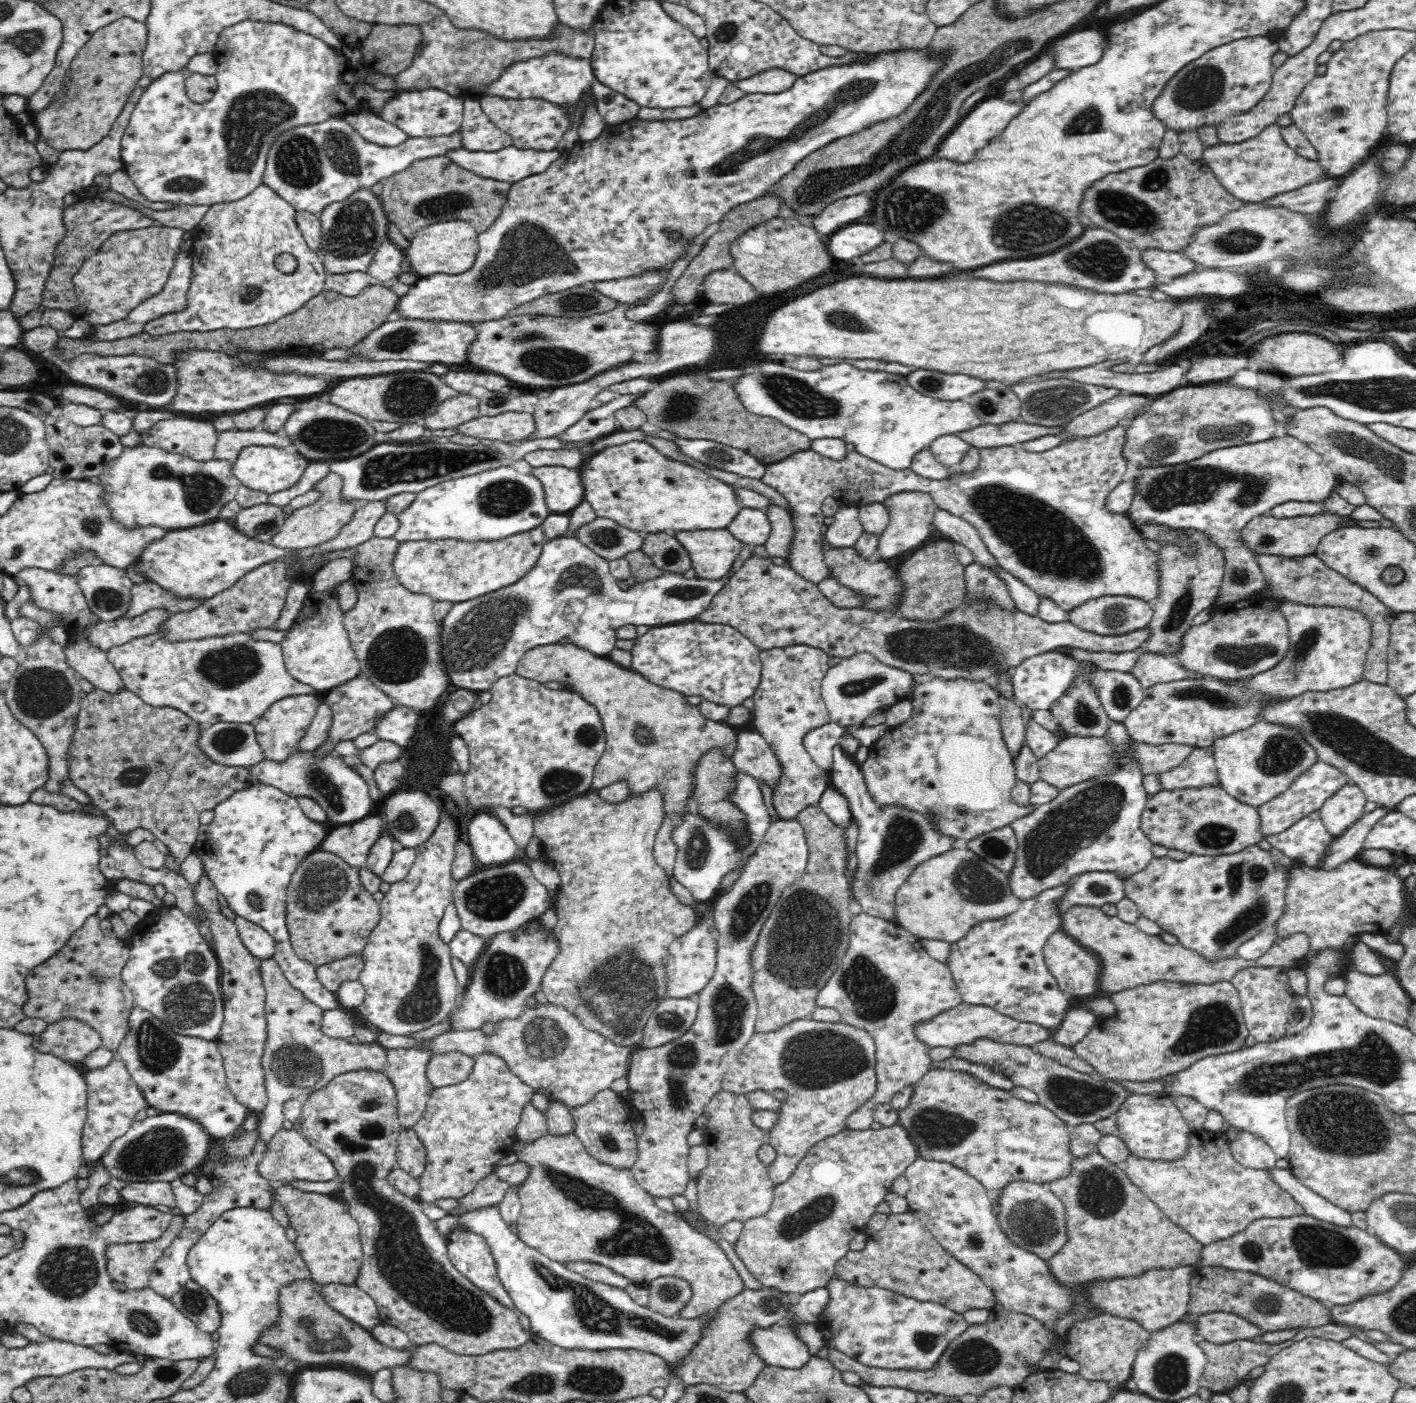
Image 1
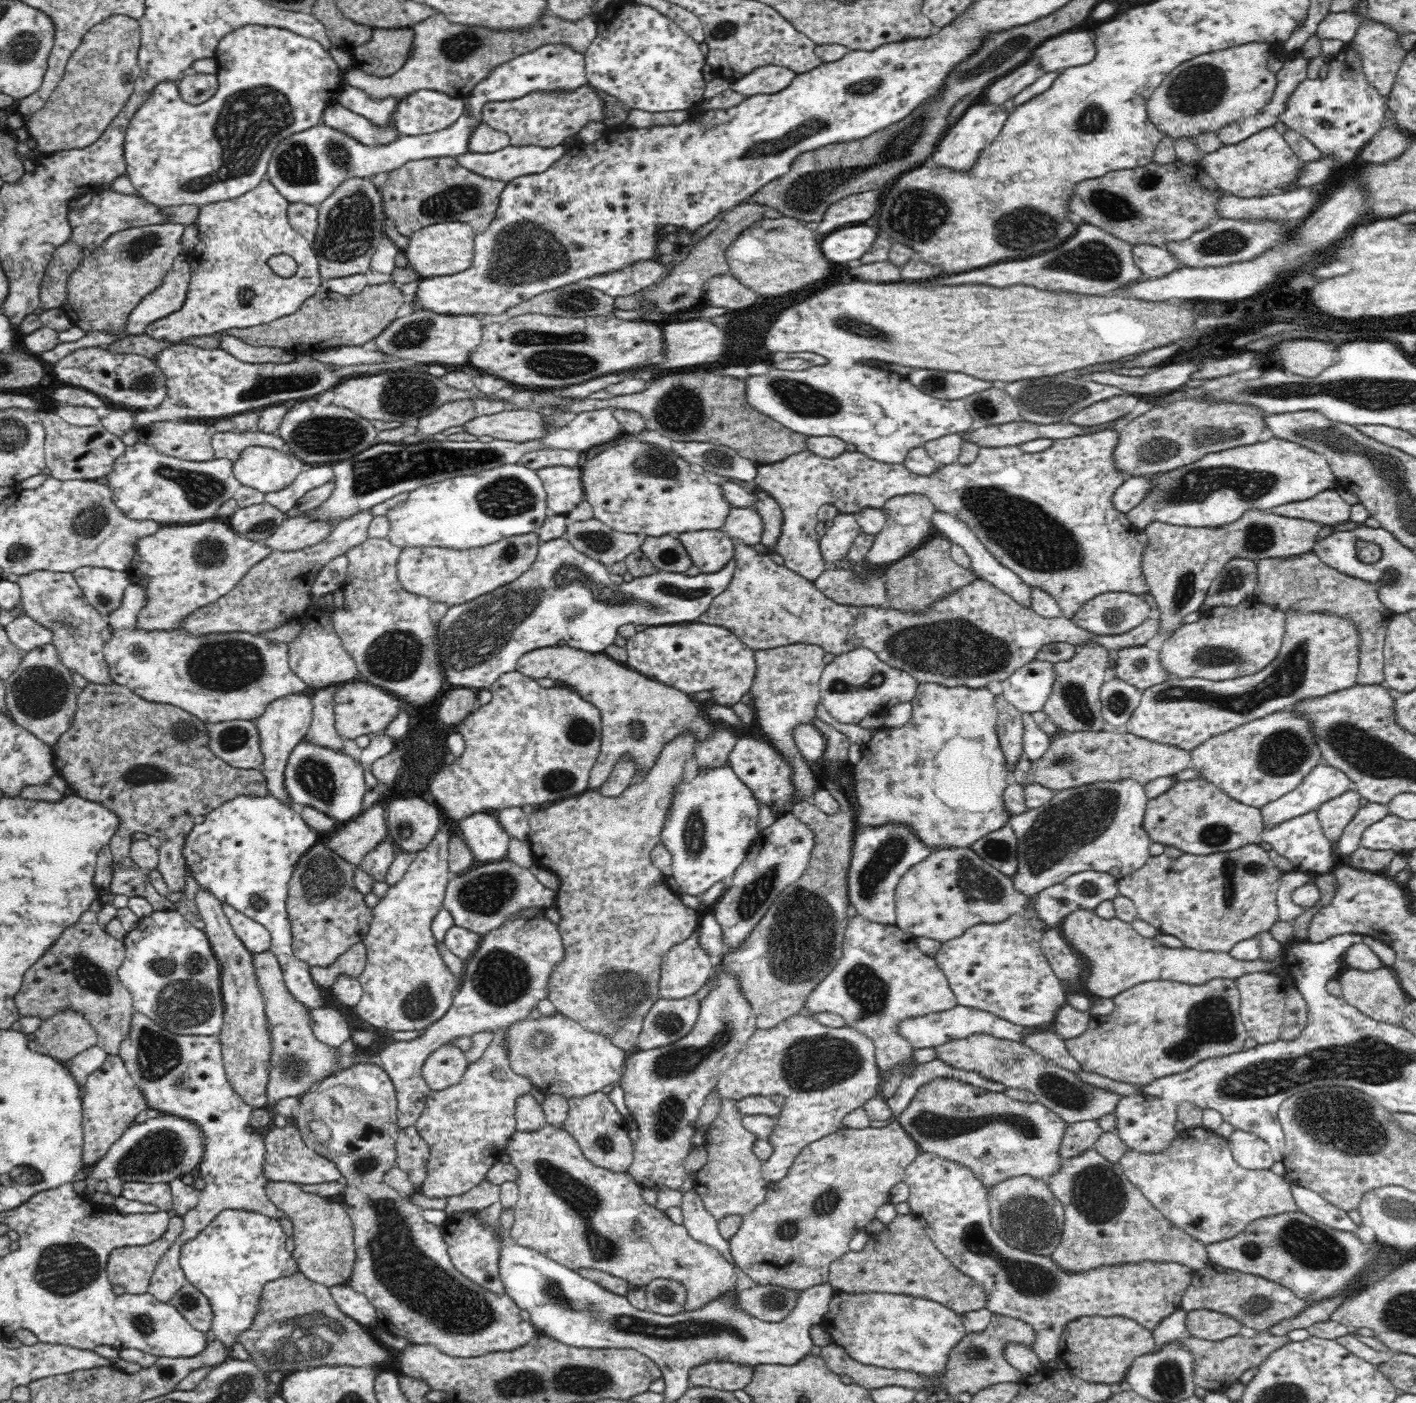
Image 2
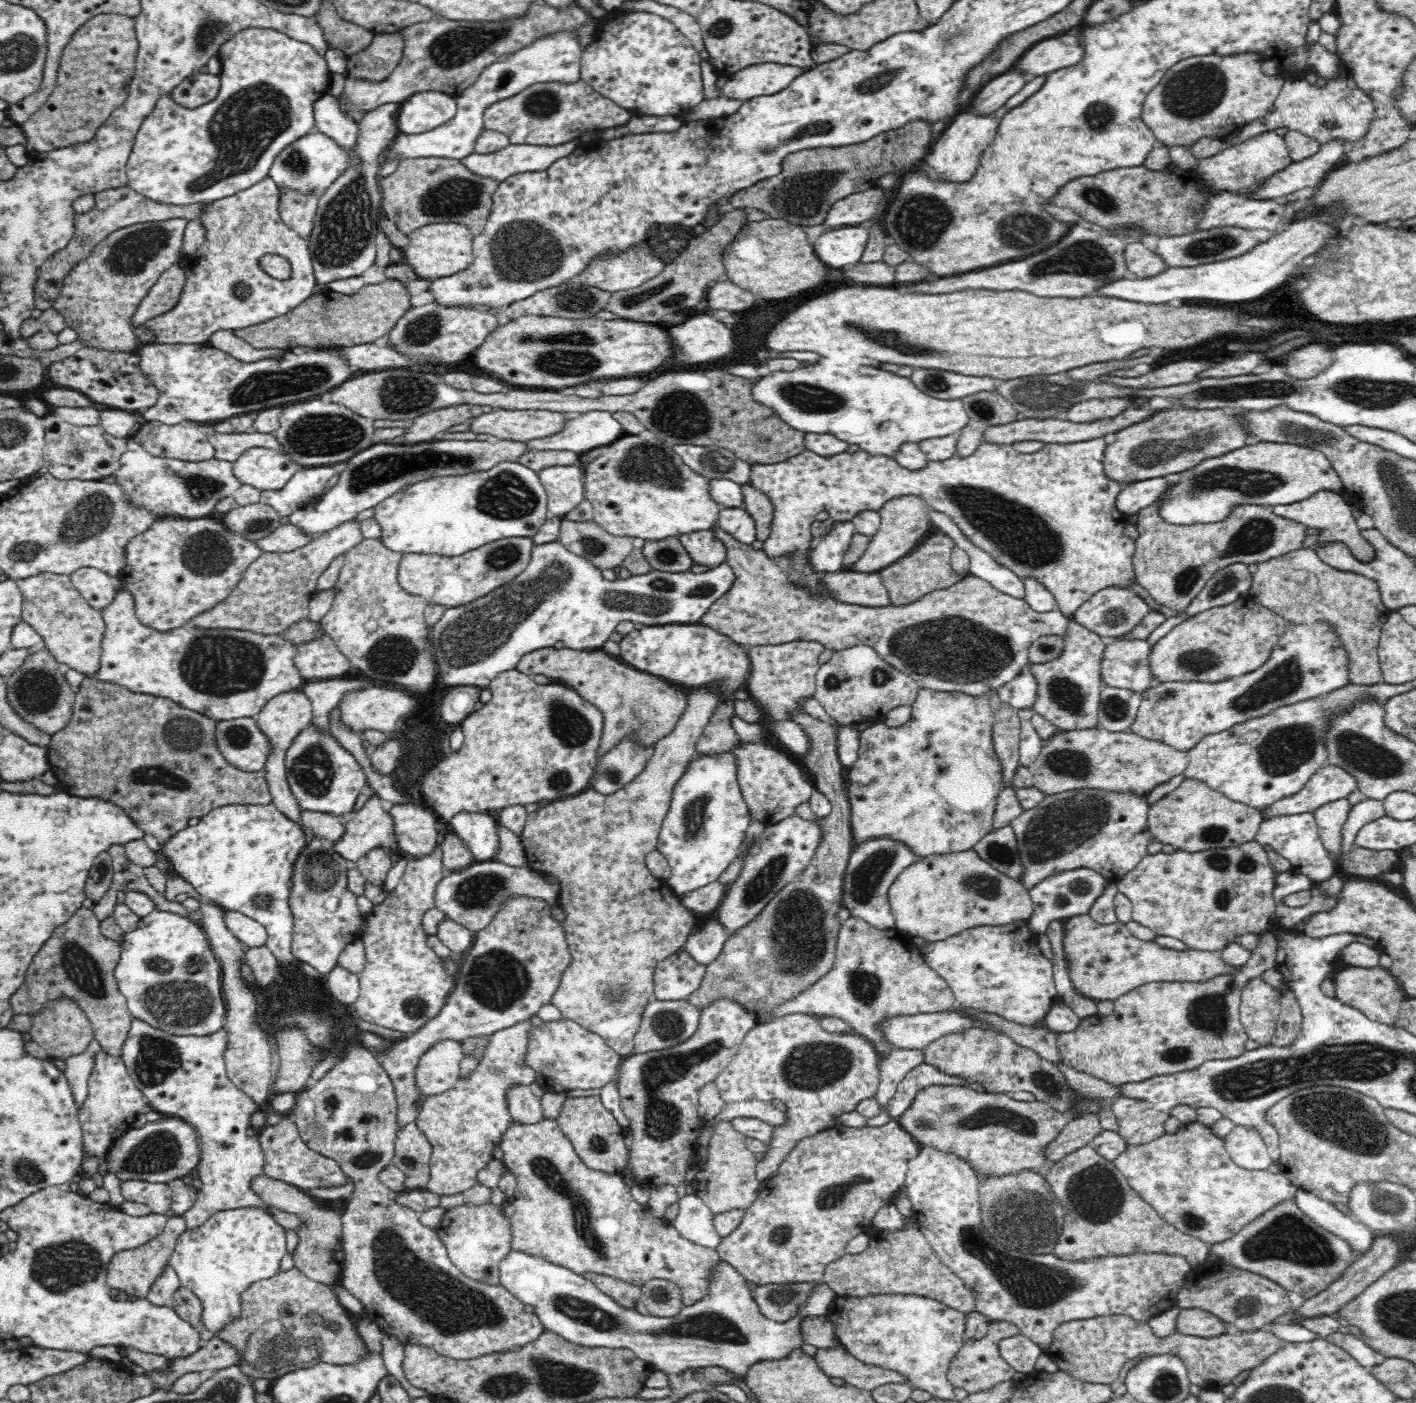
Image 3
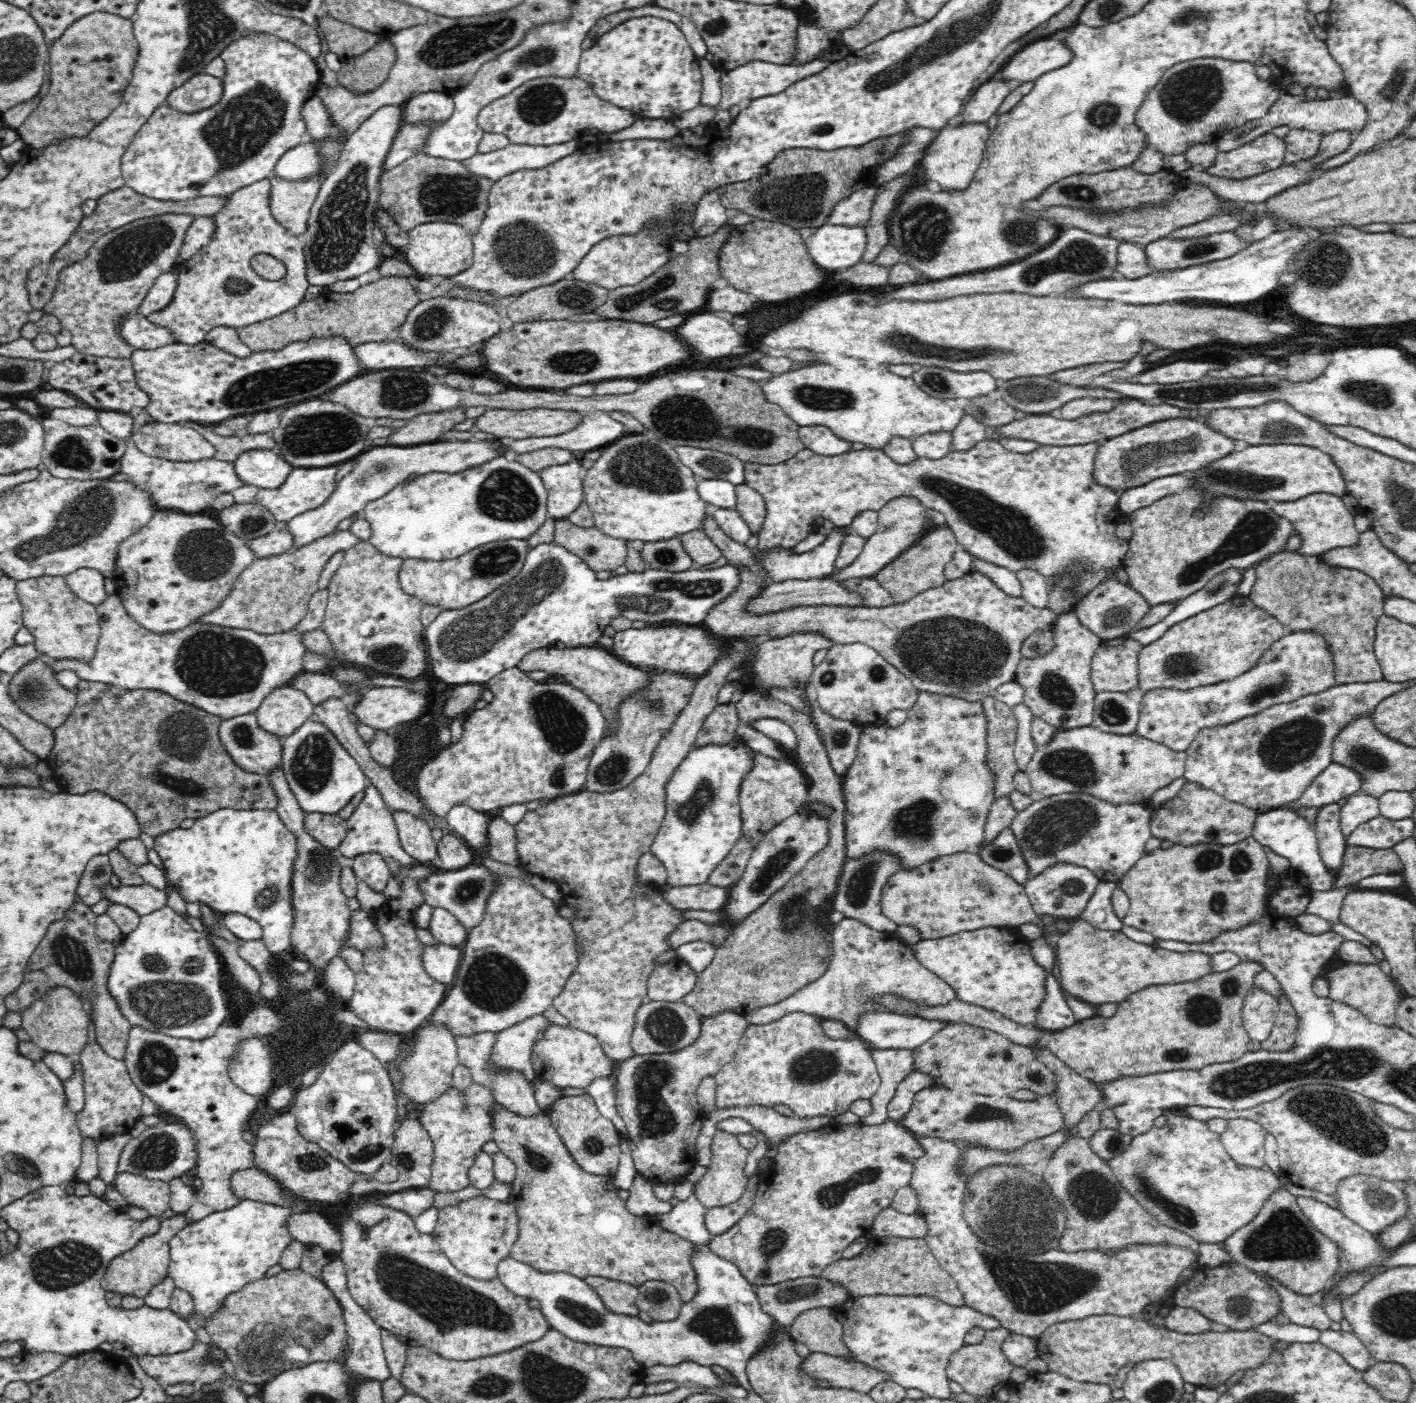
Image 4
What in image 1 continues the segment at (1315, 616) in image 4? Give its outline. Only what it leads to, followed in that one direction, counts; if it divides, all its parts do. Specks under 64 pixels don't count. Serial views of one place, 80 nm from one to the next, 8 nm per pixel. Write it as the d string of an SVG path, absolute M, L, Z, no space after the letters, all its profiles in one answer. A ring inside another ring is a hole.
M1254 552L1254 558L1265 574L1266 581L1272 585L1272 592L1259 592L1259 595L1272 596L1282 602L1291 600L1308 606L1345 606L1363 612L1372 621L1373 634L1363 668L1363 679L1376 684L1387 684L1390 627L1397 613L1358 584L1328 568L1315 554L1292 558Z

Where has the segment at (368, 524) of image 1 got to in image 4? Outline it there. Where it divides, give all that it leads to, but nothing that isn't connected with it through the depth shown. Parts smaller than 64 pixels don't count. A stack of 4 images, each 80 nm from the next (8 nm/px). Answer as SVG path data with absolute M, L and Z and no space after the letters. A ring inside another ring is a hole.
M350 529L334 530L306 546L268 557L257 558L236 580L230 594L218 608L200 616L202 624L248 629L260 634L276 634L292 630L307 613L310 597L318 590L321 572L330 557L360 542Z

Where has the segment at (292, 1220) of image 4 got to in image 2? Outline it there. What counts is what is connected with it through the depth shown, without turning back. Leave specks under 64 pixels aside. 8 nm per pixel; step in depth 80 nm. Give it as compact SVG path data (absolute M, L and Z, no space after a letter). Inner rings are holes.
M135 1011L132 1014L130 1030L127 1037L119 1046L119 1058L125 1063L127 1072L138 1084L149 1108L159 1110L161 1113L174 1114L192 1121L201 1128L205 1137L205 1151L200 1166L201 1177L206 1181L206 1187L201 1190L200 1202L194 1210L183 1214L183 1229L172 1246L167 1248L163 1256L156 1262L154 1272L149 1280L148 1292L153 1294L160 1302L169 1302L188 1279L180 1266L180 1257L183 1244L196 1238L206 1226L220 1214L228 1209L254 1211L272 1218L282 1218L280 1211L268 1198L267 1184L269 1180L262 1172L262 1165L266 1156L265 1142L258 1133L248 1131L250 1116L254 1107L244 1103L242 1097L236 1094L228 1082L221 1056L220 1039L218 1035L201 1037L194 1035L174 1034L166 1027L154 1022L150 1017Z

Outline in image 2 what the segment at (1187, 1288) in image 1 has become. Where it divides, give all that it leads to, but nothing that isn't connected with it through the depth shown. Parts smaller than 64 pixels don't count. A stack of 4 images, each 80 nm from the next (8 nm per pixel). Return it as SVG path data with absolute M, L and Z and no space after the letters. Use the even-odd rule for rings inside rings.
M920 1153L907 1167L903 1181L909 1186L906 1204L911 1214L924 1224L925 1231L934 1246L956 1265L960 1272L983 1286L987 1294L985 1308L993 1314L1019 1318L1034 1327L1036 1333L1035 1353L1042 1366L1048 1366L1059 1358L1059 1342L1063 1328L1073 1320L1084 1316L1123 1316L1135 1320L1144 1329L1155 1329L1178 1310L1184 1293L1190 1286L1193 1269L1175 1262L1130 1263L1115 1267L1100 1267L1085 1273L1066 1273L1050 1256L1029 1253L1010 1246L995 1231L991 1223L991 1200L986 1188L976 1174L966 1165L944 1160L930 1153Z

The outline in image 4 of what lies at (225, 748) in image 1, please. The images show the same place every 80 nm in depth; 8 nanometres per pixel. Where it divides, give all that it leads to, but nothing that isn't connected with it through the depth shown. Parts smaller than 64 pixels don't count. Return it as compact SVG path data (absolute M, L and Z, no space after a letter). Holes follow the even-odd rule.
M255 713L222 720L218 736L228 756L232 757L232 761L246 772L268 775L272 768L281 766L282 740L260 728Z

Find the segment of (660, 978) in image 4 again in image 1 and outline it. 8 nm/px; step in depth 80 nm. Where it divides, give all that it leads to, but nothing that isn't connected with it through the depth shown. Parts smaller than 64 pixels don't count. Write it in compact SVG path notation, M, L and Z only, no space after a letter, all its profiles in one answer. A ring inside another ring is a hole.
M702 917L692 930L671 943L666 962L668 997L697 997L712 980L718 962L716 938L717 934L712 919L706 920Z

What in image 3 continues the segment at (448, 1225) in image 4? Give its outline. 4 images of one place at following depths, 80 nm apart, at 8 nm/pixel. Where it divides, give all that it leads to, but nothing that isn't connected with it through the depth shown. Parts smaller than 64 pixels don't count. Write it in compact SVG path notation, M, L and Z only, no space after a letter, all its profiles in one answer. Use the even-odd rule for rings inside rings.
M494 1204L462 1206L444 1213L442 1222L435 1231L447 1248L452 1264L468 1278L487 1285L498 1286L499 1264L510 1252L512 1244L512 1221Z

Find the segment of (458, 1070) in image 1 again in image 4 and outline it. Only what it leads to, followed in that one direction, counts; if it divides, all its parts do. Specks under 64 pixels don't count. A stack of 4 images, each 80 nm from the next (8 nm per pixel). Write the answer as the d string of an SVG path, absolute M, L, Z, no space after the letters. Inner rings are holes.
M424 1025L416 1030L417 1035L415 1036L415 1045L413 1051L409 1056L408 1060L404 1062L402 1071L404 1071L403 1081L401 1082L401 1090L405 1092L407 1096L413 1102L419 1103L420 1105L426 1102L432 1102L436 1100L441 1094L444 1094L450 1087L453 1086L452 1076L454 1069L460 1064L460 1057L458 1054L458 1047L456 1039L450 1033L450 1029L446 1025Z

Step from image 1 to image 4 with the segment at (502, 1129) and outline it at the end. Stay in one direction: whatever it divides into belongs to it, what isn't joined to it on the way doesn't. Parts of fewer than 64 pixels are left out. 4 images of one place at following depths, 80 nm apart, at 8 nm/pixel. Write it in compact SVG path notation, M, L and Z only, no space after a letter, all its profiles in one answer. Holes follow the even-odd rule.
M539 1014L496 1033L496 1042L492 1046L489 1059L491 1074L517 1072L530 1082L538 1078L531 1063L531 1050L538 1036L545 1032L550 1024ZM472 1081L463 1090L452 1086L436 1100L420 1106L416 1119L428 1131L433 1144L431 1177L426 1188L436 1193L455 1193L470 1185L469 1170L477 1154L484 1151L485 1142L493 1140L493 1116L498 1105L489 1086Z

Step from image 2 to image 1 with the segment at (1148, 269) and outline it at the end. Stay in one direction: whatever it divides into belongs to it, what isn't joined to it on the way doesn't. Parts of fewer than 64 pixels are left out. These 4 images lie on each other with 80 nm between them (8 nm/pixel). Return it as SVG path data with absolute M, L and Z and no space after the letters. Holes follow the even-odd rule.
M1146 249L1142 253L1144 262L1157 276L1170 278L1184 277L1200 270L1197 262L1190 260L1183 252L1170 252L1160 249Z

